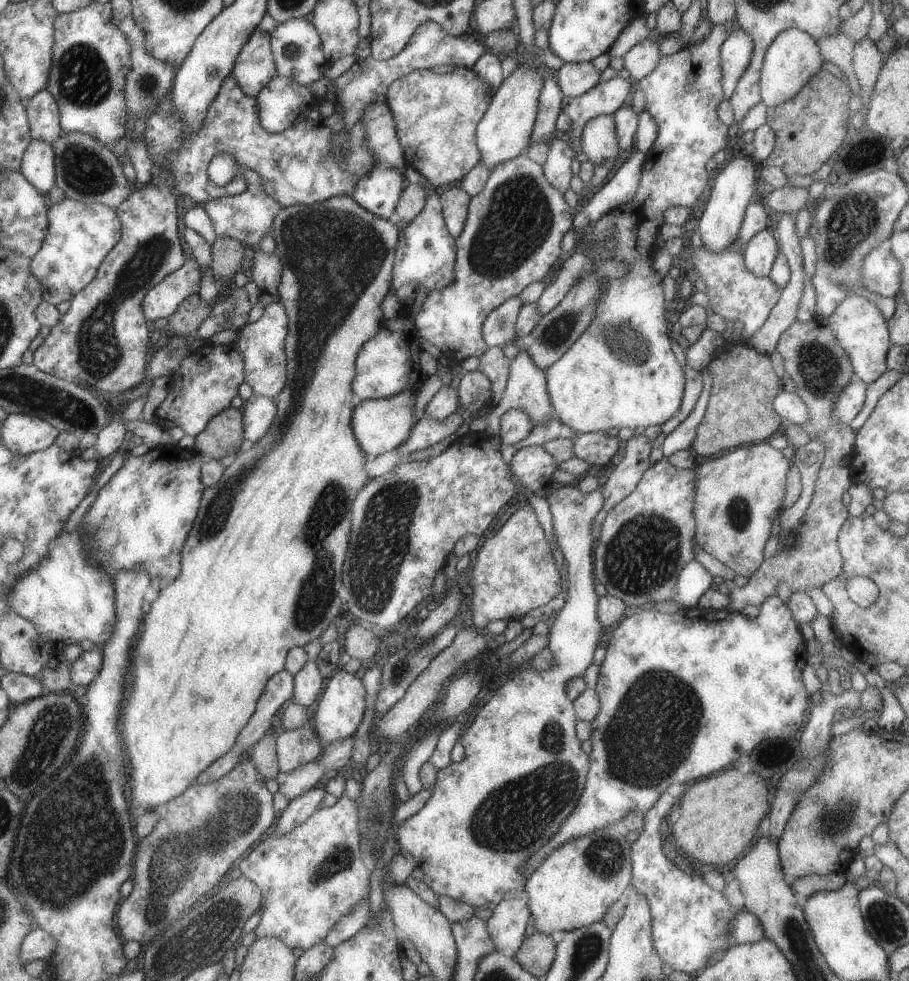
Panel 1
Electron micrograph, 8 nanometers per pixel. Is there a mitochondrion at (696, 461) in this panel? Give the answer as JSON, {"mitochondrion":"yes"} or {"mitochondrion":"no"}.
{"mitochondrion":"no"}

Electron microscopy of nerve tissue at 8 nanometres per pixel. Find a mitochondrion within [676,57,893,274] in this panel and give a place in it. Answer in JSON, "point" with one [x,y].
{"point":[856,217]}

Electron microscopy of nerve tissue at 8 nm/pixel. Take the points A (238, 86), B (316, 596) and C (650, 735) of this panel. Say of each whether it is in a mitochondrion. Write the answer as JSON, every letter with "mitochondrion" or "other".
{"A":"other","B":"mitochondrion","C":"mitochondrion"}

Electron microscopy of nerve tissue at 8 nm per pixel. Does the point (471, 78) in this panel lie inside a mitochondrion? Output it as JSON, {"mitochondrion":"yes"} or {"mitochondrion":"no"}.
{"mitochondrion":"no"}

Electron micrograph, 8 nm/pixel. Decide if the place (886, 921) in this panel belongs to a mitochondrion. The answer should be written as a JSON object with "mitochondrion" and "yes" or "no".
{"mitochondrion":"yes"}

